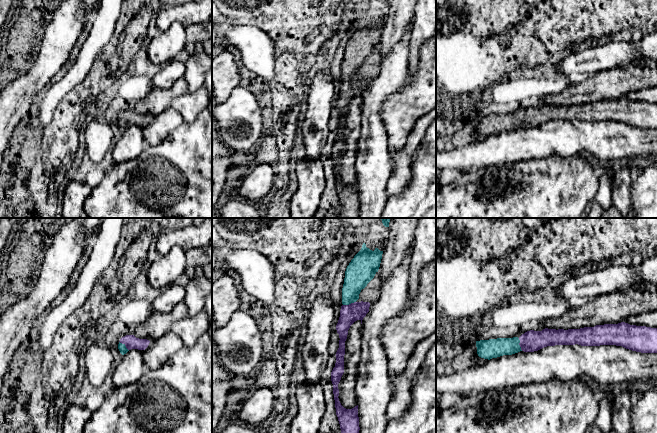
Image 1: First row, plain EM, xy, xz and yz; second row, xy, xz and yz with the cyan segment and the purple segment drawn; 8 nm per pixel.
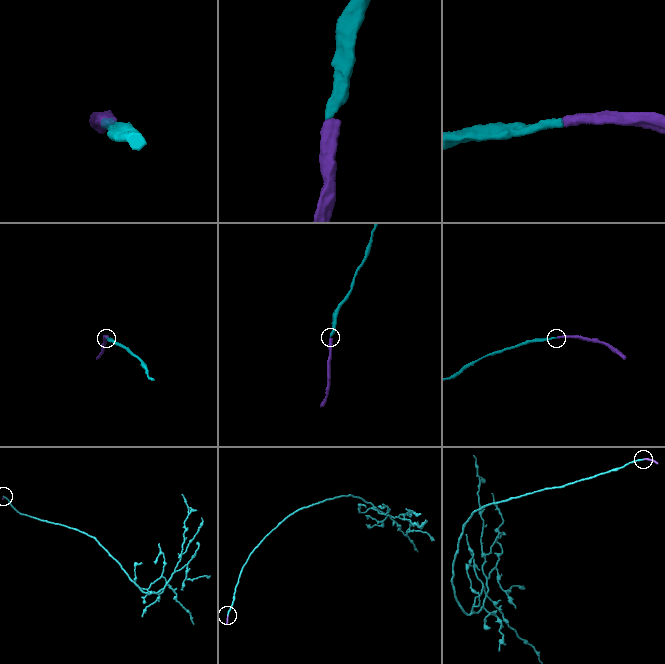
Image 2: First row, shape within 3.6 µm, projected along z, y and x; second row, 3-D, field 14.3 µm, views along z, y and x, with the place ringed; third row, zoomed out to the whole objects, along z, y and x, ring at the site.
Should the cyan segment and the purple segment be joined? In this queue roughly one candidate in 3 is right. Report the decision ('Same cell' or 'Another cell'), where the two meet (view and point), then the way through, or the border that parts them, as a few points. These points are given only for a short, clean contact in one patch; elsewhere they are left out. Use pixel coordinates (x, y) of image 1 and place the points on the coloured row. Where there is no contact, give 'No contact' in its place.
Same cell. Touches cyan at xz (349, 303). Path across: xz (358, 274), (350, 291), (349, 303), (355, 311)

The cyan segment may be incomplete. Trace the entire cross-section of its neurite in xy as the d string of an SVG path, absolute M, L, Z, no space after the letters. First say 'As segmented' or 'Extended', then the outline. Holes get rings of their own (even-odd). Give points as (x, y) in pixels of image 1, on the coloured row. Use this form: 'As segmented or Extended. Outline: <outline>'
Extended. Outline: M126 335L120 339L118 349L124 355L131 349L145 350L149 343L150 341L147 339L139 339L134 335Z

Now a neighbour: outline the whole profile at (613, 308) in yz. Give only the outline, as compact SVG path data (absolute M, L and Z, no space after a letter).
M625 289L601 295L560 317L544 321L548 329L580 329L604 324L618 324L626 319L657 309L657 294Z

